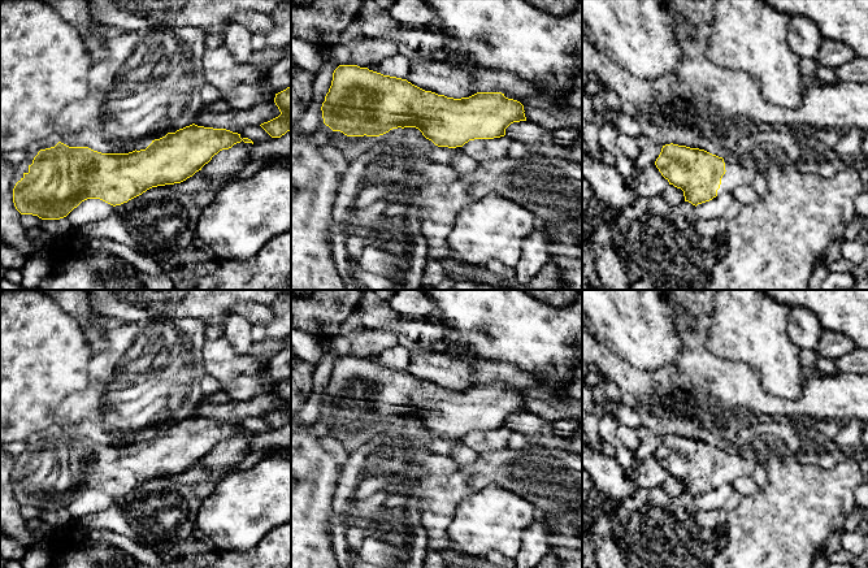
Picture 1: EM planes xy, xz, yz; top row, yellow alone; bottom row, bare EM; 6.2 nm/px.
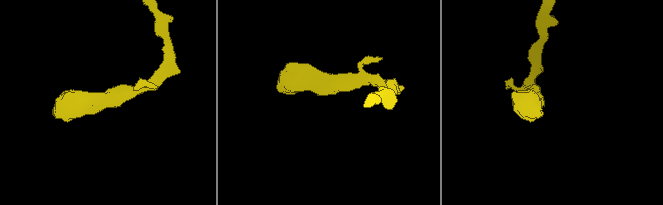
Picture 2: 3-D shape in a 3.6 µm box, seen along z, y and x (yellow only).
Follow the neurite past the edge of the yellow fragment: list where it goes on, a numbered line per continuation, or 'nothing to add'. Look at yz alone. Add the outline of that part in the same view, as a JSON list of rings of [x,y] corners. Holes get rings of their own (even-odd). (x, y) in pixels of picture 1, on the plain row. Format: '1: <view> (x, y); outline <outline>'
1: yz (737, 464); outline [[[725,451],[725,465],[721,469],[720,480],[717,486],[730,484],[734,477],[739,476],[752,476],[755,459],[751,455],[743,452],[729,452]]]

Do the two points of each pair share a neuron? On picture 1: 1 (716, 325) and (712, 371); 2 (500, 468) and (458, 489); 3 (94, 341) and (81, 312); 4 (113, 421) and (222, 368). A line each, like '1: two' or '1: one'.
1: two
2: one
3: one
4: two

